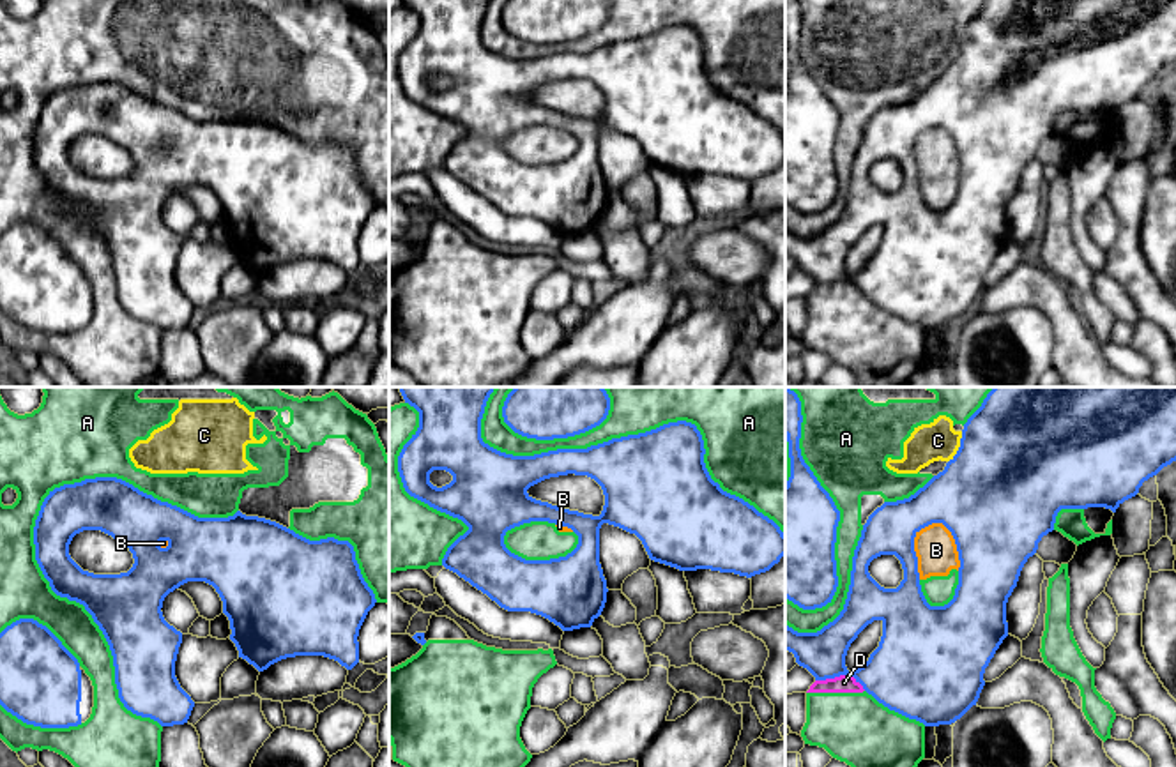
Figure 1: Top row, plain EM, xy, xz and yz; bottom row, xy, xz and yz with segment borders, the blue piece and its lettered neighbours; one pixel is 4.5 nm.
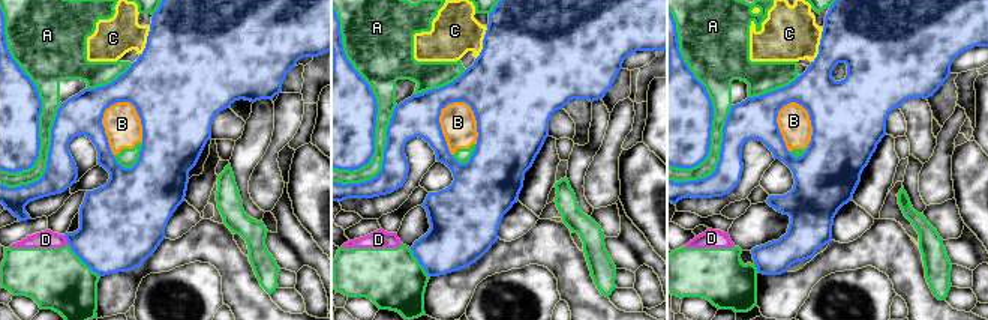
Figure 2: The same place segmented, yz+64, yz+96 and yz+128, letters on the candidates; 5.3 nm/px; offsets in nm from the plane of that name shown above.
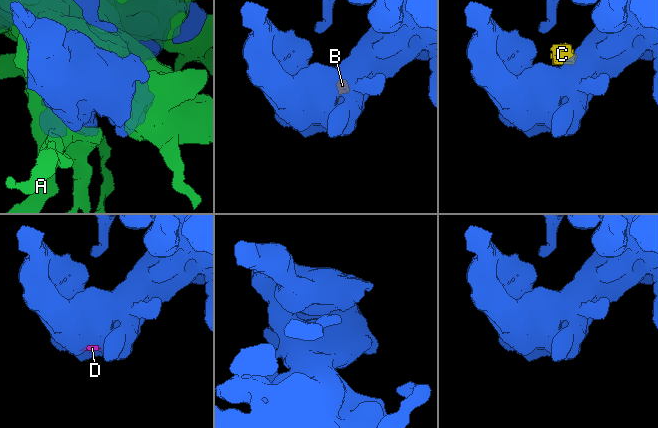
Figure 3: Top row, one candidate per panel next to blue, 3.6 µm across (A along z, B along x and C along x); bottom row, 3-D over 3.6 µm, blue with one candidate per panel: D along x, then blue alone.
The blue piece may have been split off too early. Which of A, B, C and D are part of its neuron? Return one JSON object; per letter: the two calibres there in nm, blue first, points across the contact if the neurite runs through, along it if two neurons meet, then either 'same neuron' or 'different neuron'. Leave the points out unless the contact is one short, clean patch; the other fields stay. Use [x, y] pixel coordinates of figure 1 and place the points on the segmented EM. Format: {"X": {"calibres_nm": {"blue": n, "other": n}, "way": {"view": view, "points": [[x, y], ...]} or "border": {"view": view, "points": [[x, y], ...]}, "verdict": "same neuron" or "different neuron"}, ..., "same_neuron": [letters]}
{"A": {"calibres_nm": {"blue": 320, "other": 190}, "verdict": "different neuron"}, "B": {"calibres_nm": {"blue": 220, "other": 190}, "verdict": "different neuron"}, "C": {"calibres_nm": {"blue": 500, "other": 180}, "verdict": "different neuron"}, "D": {"calibres_nm": {"blue": 280, "other": 80}, "border": {"view": "yz", "points": [[816, 679], [851, 675], [865, 690]]}, "verdict": "different neuron"}, "same_neuron": []}

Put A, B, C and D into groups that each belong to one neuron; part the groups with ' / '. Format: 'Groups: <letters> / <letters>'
Groups: A B C D

